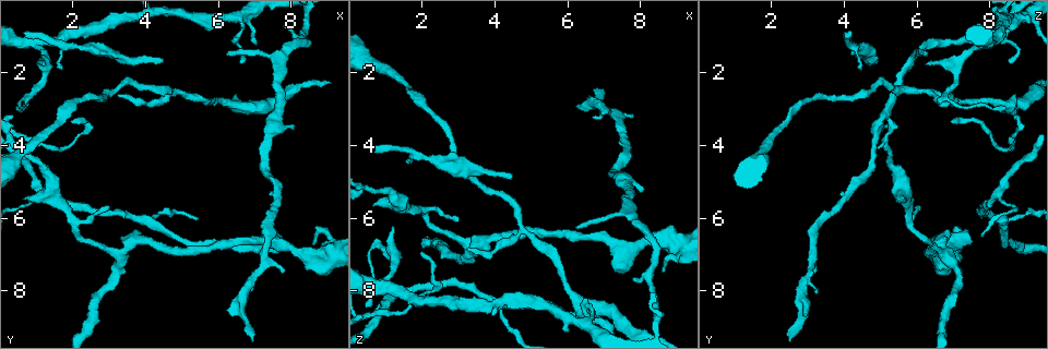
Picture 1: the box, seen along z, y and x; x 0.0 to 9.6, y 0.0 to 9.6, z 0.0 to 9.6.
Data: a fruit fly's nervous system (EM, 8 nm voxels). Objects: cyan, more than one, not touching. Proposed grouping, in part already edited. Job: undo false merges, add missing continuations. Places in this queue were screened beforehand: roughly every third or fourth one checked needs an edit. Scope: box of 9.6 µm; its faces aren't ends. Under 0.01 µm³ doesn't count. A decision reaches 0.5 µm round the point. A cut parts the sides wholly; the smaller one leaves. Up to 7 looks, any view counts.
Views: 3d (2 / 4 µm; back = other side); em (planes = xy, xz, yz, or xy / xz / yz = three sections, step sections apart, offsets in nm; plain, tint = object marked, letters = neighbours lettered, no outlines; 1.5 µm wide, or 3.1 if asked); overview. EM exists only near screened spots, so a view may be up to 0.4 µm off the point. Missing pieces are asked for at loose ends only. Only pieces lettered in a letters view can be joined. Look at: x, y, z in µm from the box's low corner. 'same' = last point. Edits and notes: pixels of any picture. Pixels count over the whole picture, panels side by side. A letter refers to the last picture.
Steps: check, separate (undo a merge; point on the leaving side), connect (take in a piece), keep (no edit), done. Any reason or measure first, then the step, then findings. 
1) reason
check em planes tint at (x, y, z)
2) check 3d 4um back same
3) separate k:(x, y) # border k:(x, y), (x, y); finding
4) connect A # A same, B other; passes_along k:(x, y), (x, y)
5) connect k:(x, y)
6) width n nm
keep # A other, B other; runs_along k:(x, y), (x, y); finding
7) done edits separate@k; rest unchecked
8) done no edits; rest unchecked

an open end
check em xz step 4 tint at (7.85, 0.70, 7.60)

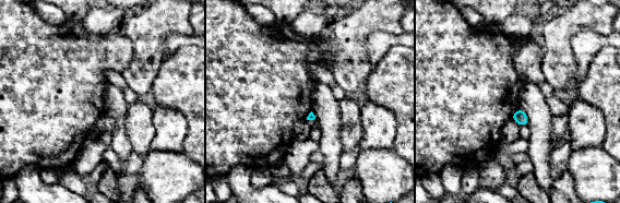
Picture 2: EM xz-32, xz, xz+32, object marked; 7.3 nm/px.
check em planes letters same

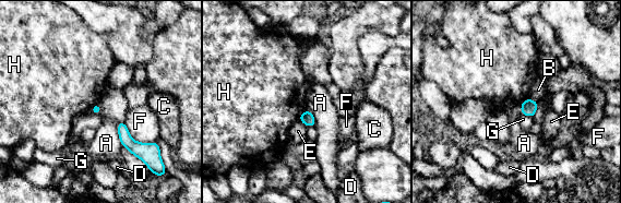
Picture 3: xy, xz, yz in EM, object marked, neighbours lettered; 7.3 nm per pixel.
keep # A other, B other, C other, D other, E other, F other, G other, H other; border 3:(123, 120), (118, 123), (122, 145); no lettered piece goes on from it

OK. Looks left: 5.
an open end
check em yz step 8 letters at (0.80, 0.80, 4.20)

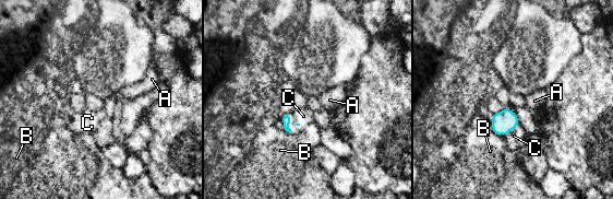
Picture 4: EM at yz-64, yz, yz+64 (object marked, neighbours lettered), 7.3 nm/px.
cut it another way
check em planes letters same

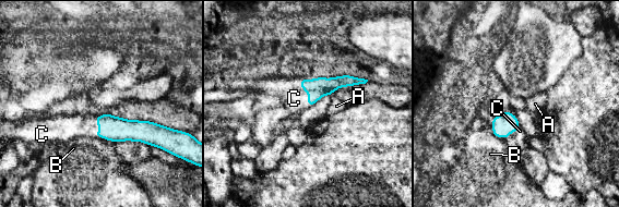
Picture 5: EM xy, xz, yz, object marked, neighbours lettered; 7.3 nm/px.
width 100 nm
connect C # A other, B other, C same; passes_along 5:(317, 88), (300, 86), (294, 98); the cell continues

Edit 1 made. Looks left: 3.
arms part here
check 3d 4um at (1.10, 5.25, 8.20)

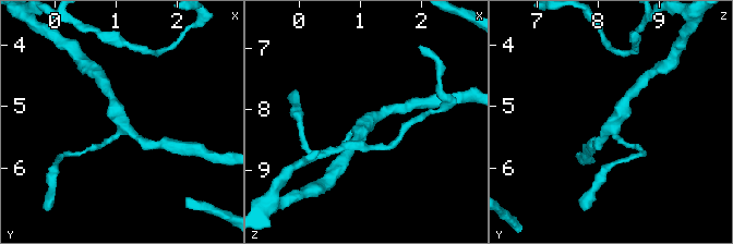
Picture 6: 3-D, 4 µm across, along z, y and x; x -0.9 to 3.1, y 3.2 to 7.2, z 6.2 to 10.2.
now the EM
check em planes tint at (1.15, 5.30, 8.25)

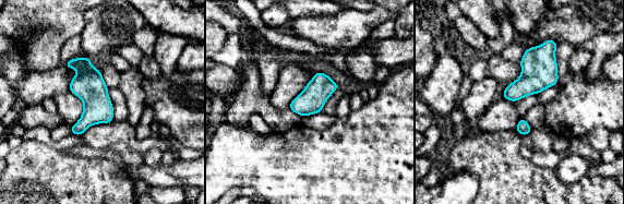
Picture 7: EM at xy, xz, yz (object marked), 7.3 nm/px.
see the neighbours
check em planes letters same

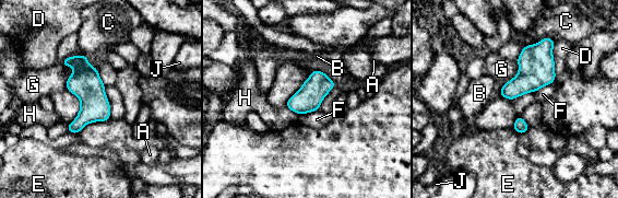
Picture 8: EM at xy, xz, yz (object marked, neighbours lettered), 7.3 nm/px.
keep # A other, B other, C other, D other, E other, F other, G other, H other, J other; border 8:(554, 81), (543, 85), (536, 92); all the same cell

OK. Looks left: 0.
done edits connect@5; rest unchecked

